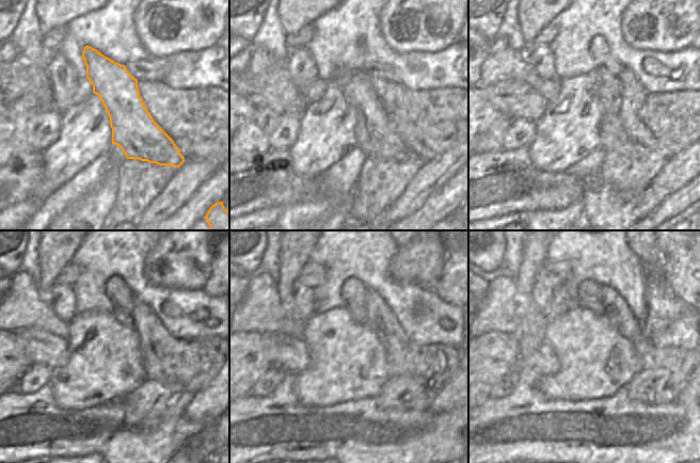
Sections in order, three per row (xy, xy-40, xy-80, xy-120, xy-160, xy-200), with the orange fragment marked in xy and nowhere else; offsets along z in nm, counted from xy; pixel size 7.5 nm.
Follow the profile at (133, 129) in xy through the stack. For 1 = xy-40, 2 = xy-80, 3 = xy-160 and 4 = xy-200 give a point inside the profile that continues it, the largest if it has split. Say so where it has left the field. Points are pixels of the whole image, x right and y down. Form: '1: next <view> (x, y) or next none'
1: next xy-40 (375, 133)
2: next xy-80 (611, 136)
3: next xy-160 (360, 316)
4: next xy-200 (595, 312)

